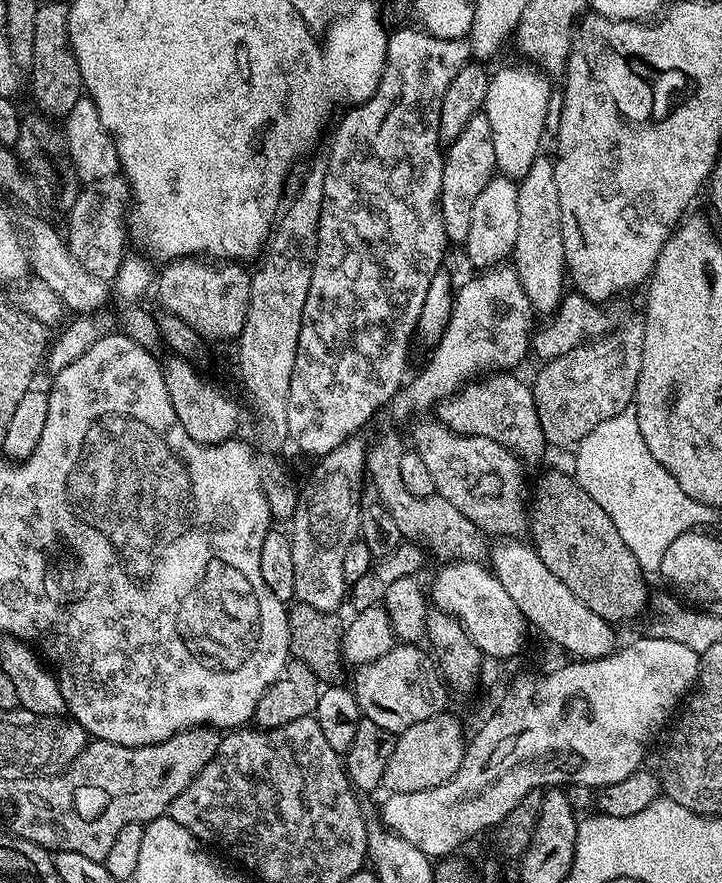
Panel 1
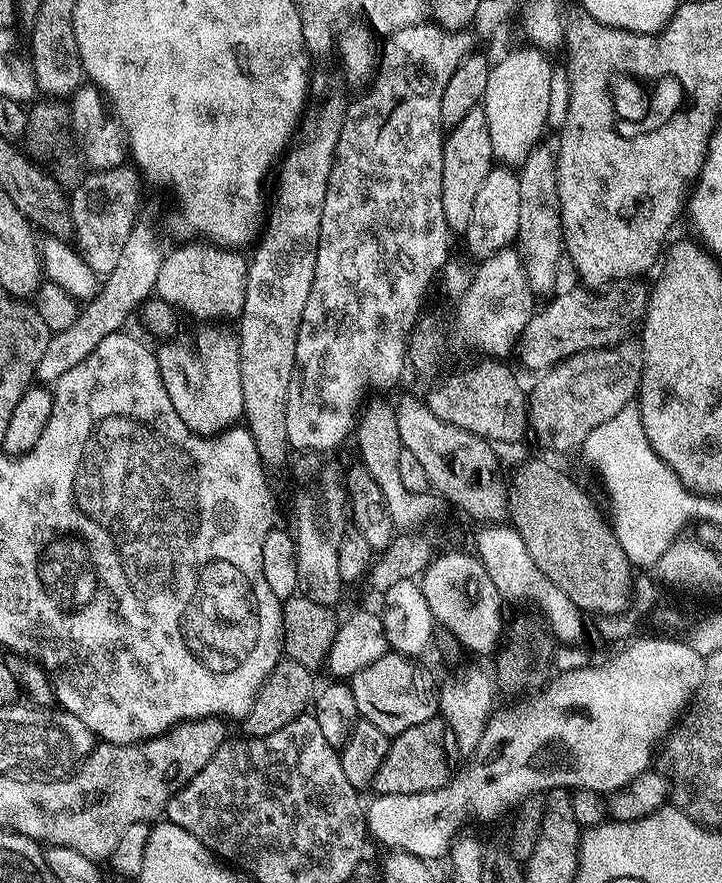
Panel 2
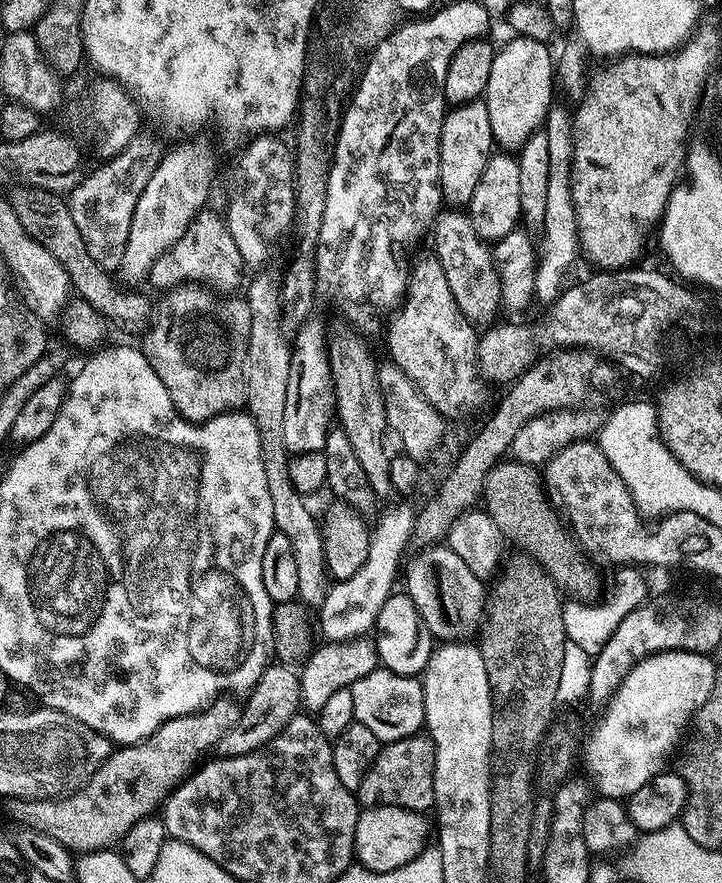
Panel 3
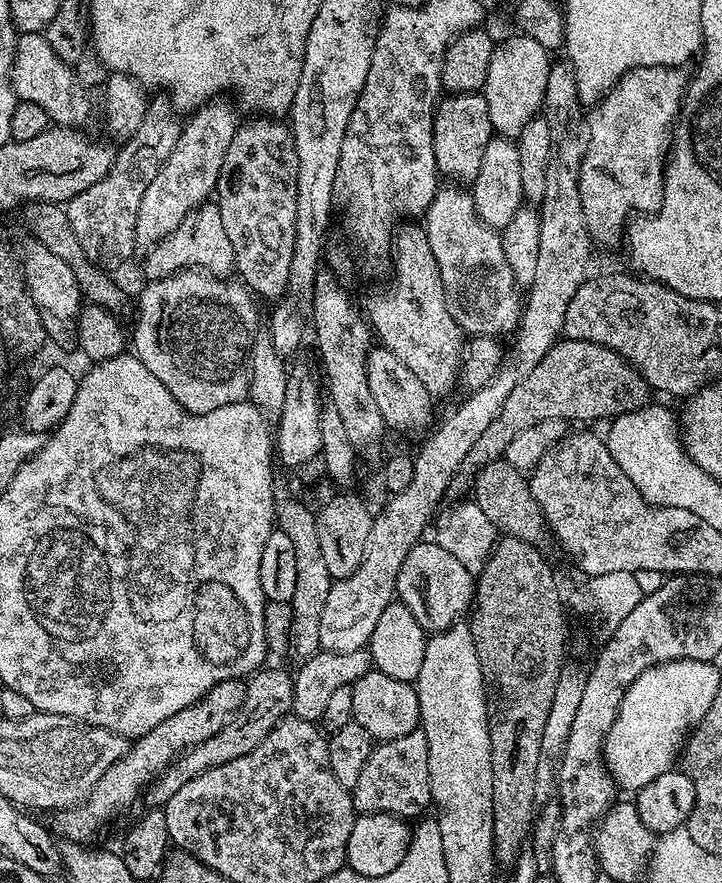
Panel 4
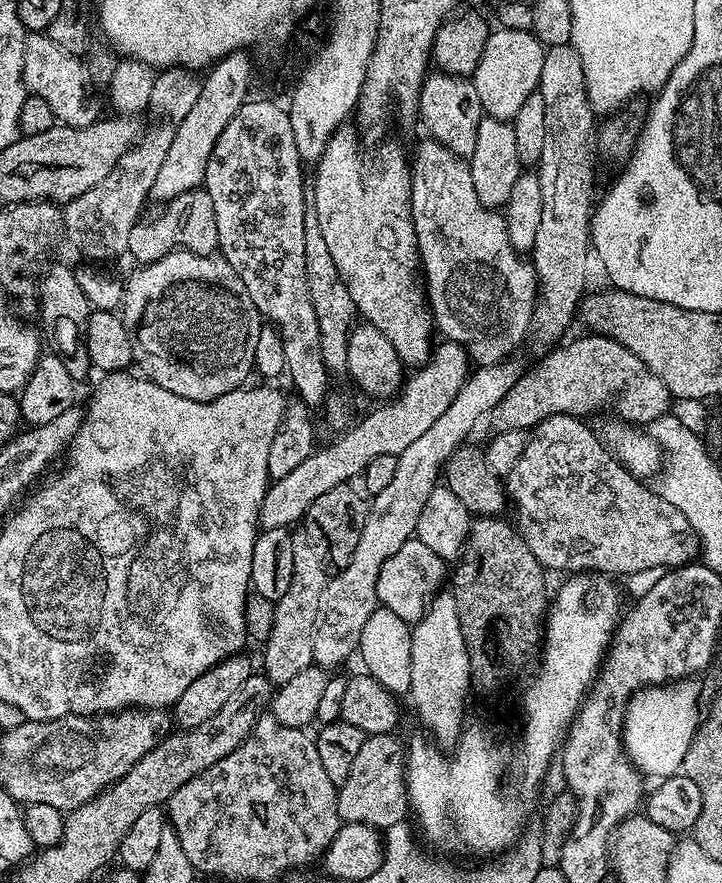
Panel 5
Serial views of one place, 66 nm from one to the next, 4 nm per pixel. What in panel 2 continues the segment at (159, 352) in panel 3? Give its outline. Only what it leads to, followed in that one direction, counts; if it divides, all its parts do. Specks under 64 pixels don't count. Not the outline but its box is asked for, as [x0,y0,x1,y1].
[155,326,244,436]

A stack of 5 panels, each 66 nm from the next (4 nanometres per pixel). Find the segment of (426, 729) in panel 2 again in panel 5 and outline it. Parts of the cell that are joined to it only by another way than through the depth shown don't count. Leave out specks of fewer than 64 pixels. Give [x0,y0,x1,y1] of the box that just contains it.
[338,732,409,830]

